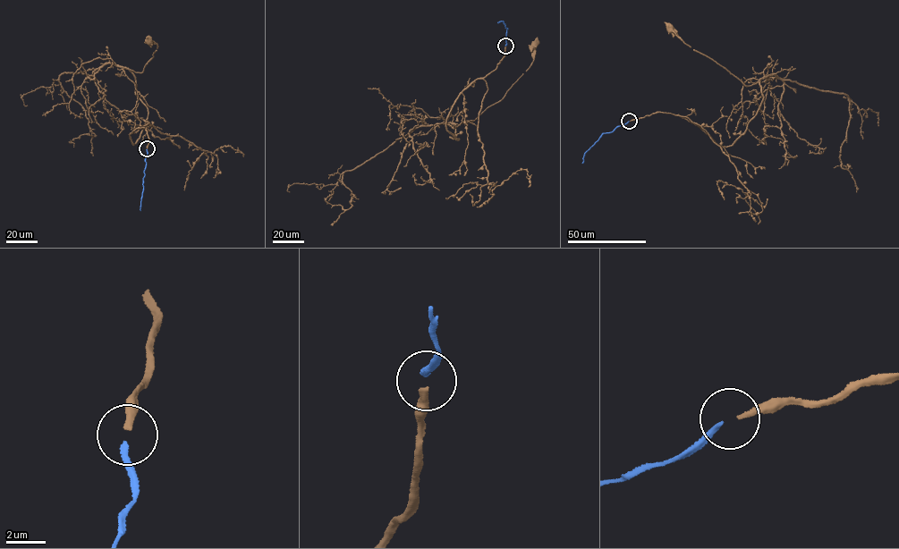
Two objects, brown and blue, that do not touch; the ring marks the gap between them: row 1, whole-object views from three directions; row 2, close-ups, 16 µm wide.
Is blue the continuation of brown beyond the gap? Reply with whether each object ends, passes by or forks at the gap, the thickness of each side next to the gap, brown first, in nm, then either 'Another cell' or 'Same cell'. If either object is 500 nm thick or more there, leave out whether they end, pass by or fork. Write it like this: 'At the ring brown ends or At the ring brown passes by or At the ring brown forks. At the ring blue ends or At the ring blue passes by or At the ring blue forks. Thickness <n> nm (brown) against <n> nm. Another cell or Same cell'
At the ring brown ends. At the ring blue ends. Thickness 280 nm (brown) against 280 nm. Same cell

